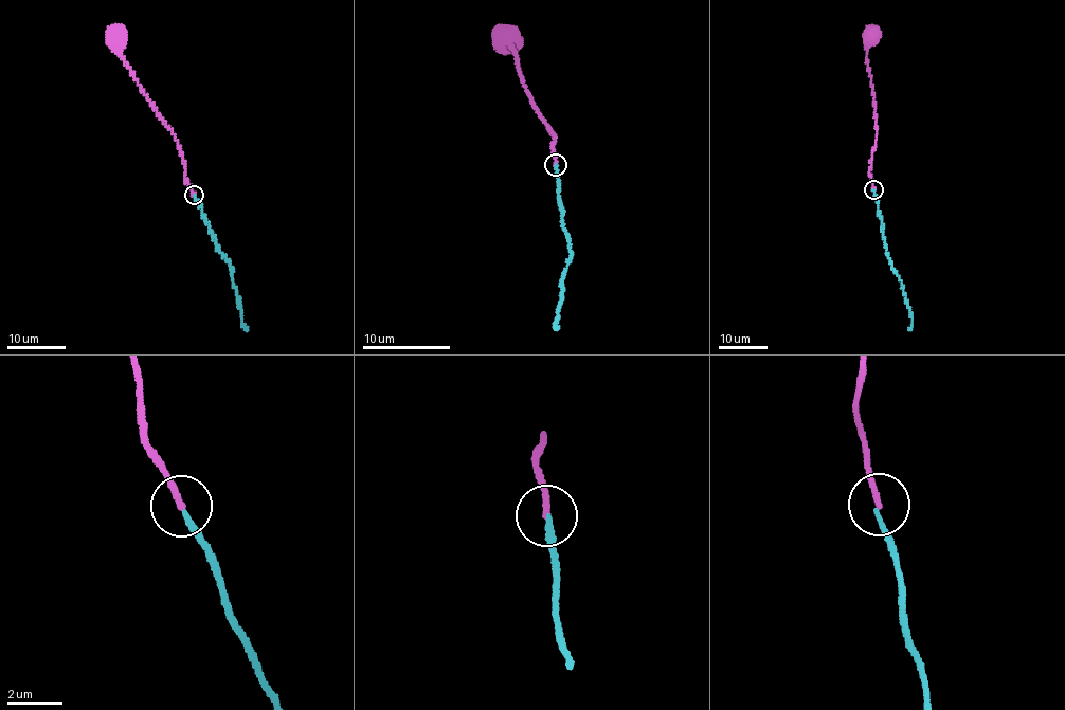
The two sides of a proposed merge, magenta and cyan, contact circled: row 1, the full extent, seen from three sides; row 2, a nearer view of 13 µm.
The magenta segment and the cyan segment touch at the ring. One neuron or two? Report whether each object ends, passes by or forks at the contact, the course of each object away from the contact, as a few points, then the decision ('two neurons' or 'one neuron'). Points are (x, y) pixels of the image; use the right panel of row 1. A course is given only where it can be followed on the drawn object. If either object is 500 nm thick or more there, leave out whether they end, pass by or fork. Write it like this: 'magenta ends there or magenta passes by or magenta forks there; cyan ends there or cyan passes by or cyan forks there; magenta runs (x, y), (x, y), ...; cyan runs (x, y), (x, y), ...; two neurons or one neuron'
magenta ends there; cyan ends there; magenta runs (873, 189), (869, 174), (876, 131), (866, 57), (869, 36); cyan runs (873, 190), (885, 246), (910, 313), (909, 329); two neurons

